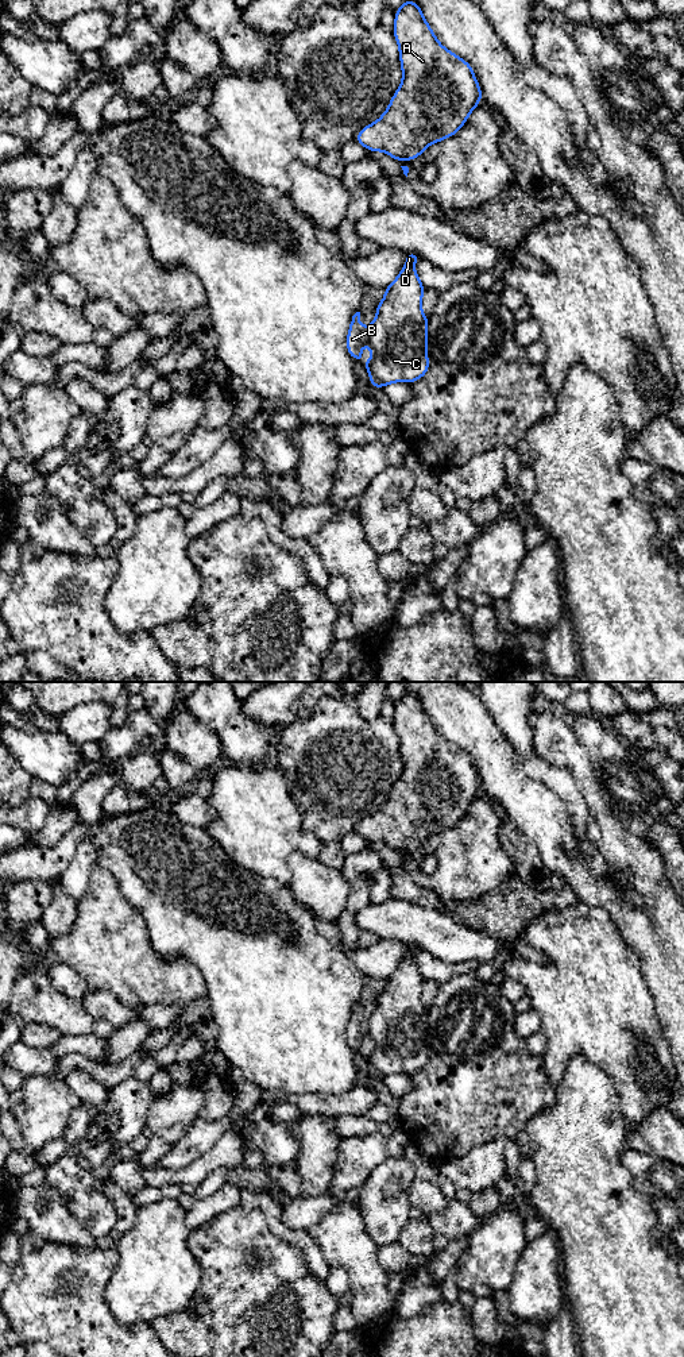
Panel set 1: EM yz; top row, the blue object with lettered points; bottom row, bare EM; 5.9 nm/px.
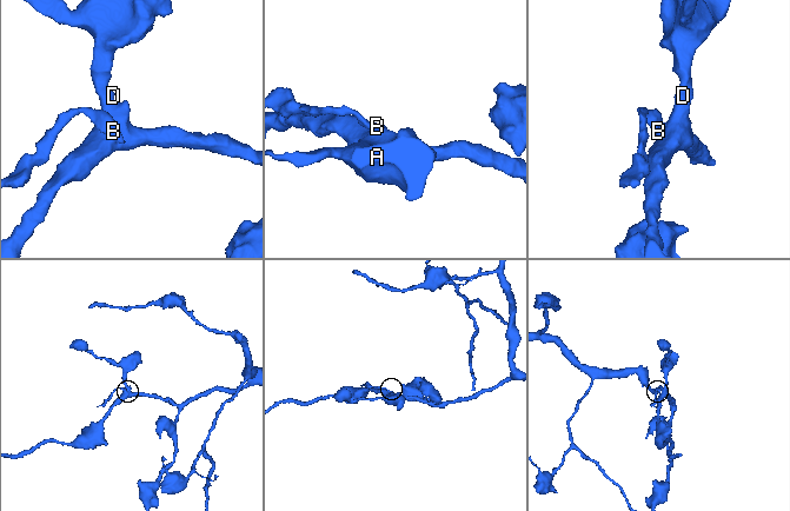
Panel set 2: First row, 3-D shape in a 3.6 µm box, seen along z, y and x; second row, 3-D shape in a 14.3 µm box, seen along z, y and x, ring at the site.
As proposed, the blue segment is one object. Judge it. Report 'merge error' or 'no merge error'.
merge error

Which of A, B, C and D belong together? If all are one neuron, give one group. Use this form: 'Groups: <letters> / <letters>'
Groups: A C D / B

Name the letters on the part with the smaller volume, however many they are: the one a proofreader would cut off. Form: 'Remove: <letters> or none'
Remove: B

